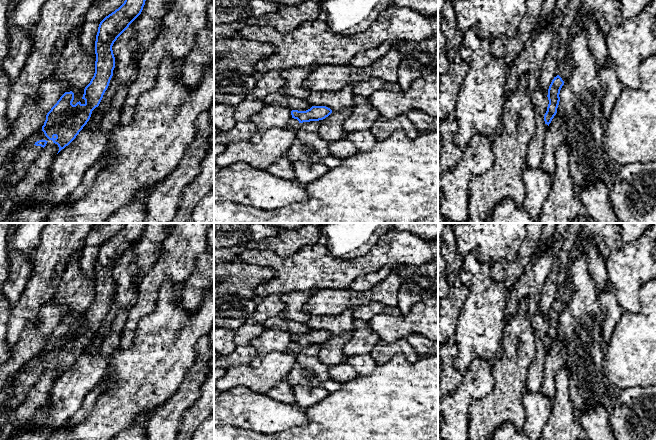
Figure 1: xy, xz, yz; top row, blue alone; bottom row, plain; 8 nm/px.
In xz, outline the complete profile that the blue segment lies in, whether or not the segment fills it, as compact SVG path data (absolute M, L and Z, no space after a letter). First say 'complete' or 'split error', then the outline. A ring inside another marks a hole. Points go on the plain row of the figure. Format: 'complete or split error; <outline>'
complete; M312 330L306 335L291 335L292 342L297 343L299 347L323 344L331 337L332 334L326 330Z

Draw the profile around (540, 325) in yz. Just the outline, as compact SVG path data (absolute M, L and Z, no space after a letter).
M538 310L531 318L534 331L535 357L530 364L527 375L527 390L533 393L539 392L542 388L544 378L544 362L548 353L548 349L544 345L544 339L549 328L548 321Z

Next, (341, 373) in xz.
M346 362L330 366L329 375L330 379L340 384L344 384L359 376L358 372Z

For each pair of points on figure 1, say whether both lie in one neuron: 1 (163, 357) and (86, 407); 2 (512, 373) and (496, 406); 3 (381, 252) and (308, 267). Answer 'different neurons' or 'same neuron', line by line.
1: different neurons
2: same neuron
3: same neuron

